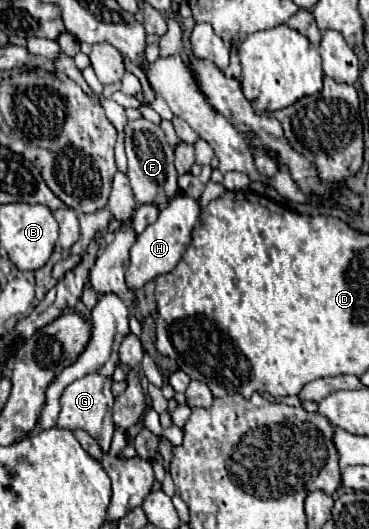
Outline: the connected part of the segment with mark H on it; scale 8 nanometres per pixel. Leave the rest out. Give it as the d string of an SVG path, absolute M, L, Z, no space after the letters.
M185 195L175 197L175 201L169 203L167 209L163 209L157 217L155 223L151 223L141 235L137 235L137 241L133 243L131 251L129 251L129 269L125 273L125 285L135 291L141 289L147 281L153 281L157 275L171 271L171 267L175 267L175 263L179 263L187 243L191 241L191 231L193 227L199 223L199 199L191 199Z

